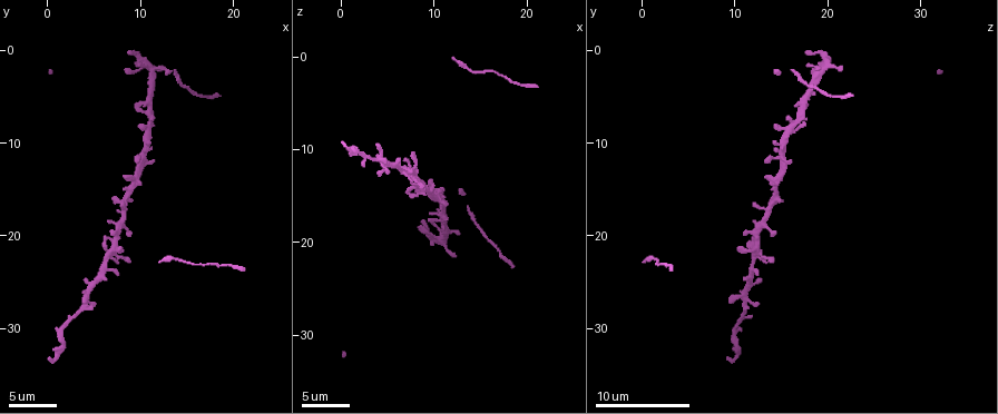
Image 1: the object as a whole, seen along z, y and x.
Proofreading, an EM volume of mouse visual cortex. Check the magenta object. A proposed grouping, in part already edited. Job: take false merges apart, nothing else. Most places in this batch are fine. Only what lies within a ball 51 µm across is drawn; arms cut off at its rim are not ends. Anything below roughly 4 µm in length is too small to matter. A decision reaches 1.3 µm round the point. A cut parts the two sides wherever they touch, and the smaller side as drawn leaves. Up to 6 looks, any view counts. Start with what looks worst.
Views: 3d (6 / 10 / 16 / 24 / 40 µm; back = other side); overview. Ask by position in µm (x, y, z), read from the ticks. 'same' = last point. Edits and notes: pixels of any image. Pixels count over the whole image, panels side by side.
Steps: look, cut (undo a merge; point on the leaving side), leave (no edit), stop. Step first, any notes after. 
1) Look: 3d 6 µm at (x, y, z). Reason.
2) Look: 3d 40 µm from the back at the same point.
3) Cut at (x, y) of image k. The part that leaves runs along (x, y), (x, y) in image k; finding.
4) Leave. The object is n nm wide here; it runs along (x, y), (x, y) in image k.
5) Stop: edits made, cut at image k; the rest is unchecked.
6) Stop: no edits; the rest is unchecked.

Look: 3d 10 µm at (3.8, 27.4, 11.0). Four arms meet.

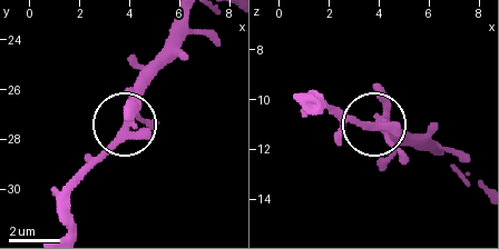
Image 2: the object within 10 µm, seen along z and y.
Leave. 4 arms meet here; it runs along (439, 143), (349, 125), (332, 113) in image 2; continuous, no second neuron.

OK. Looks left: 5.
Look: 3d 6 µm at (11.2, 7.0, 17.0). Four arms meet.

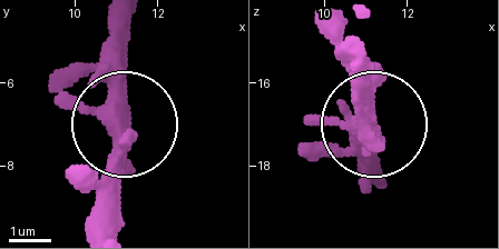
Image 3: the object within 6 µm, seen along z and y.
Leave. All the same neuron.

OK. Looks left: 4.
Look: 3d 6 µm at (1.4, 32.2, 10.0). Sudden change in width.

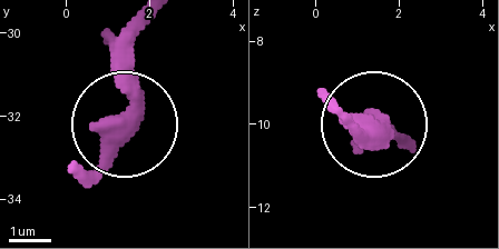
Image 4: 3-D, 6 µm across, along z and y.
Leave. It runs along (147, 26), (130, 57), (123, 118) in image 4; continuous, no second neuron.

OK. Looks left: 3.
Stop: no edits; the rest is unchecked.

